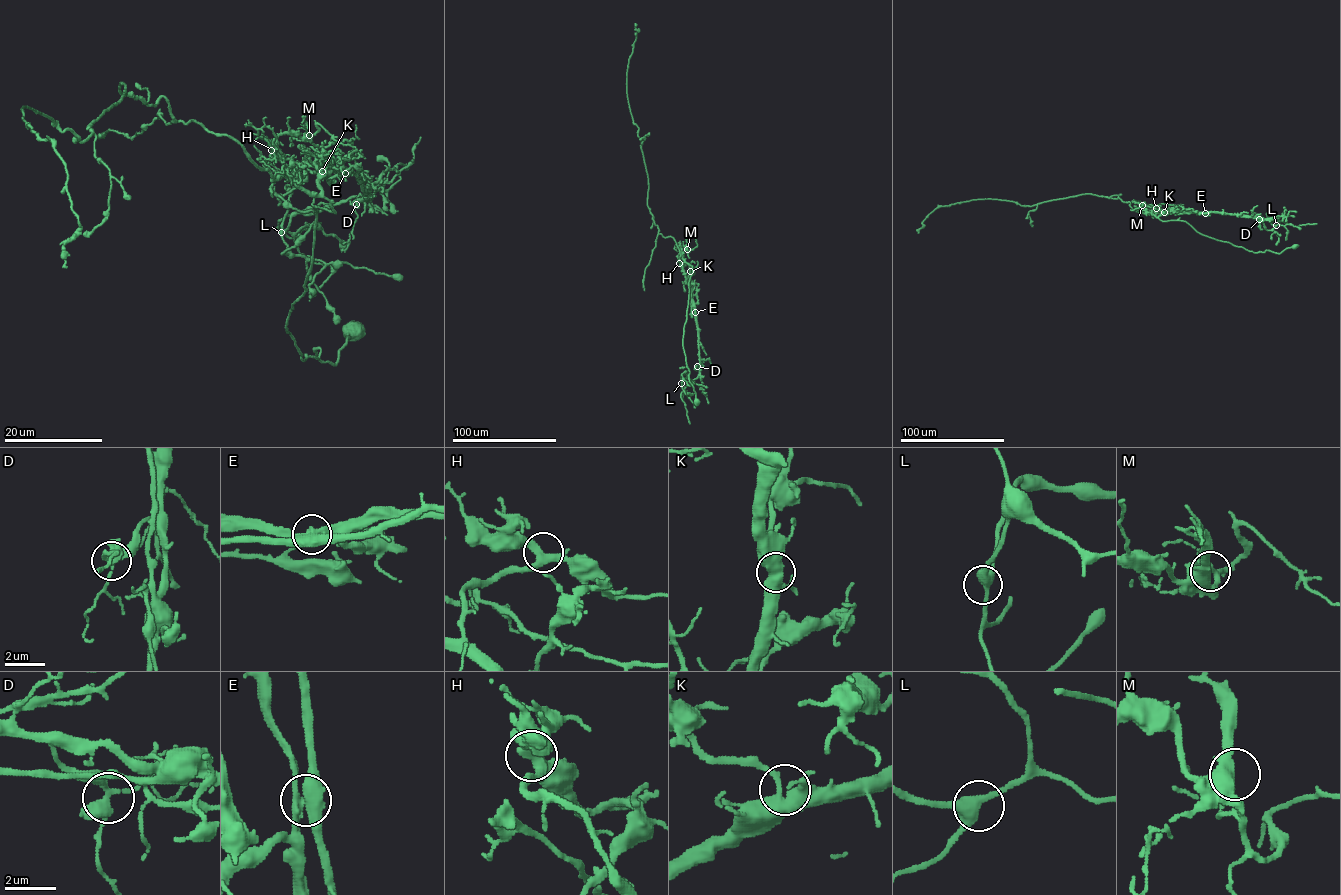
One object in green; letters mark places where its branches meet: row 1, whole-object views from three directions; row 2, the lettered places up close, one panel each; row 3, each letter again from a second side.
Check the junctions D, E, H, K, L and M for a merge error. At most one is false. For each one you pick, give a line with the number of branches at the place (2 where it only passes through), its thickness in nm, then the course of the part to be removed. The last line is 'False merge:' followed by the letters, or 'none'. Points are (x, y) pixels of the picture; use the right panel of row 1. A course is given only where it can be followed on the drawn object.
E: 4 | 440 nm | (1205, 213), (1270, 218), (1275, 226), (1267, 230), (1261, 216)
False merge: E

